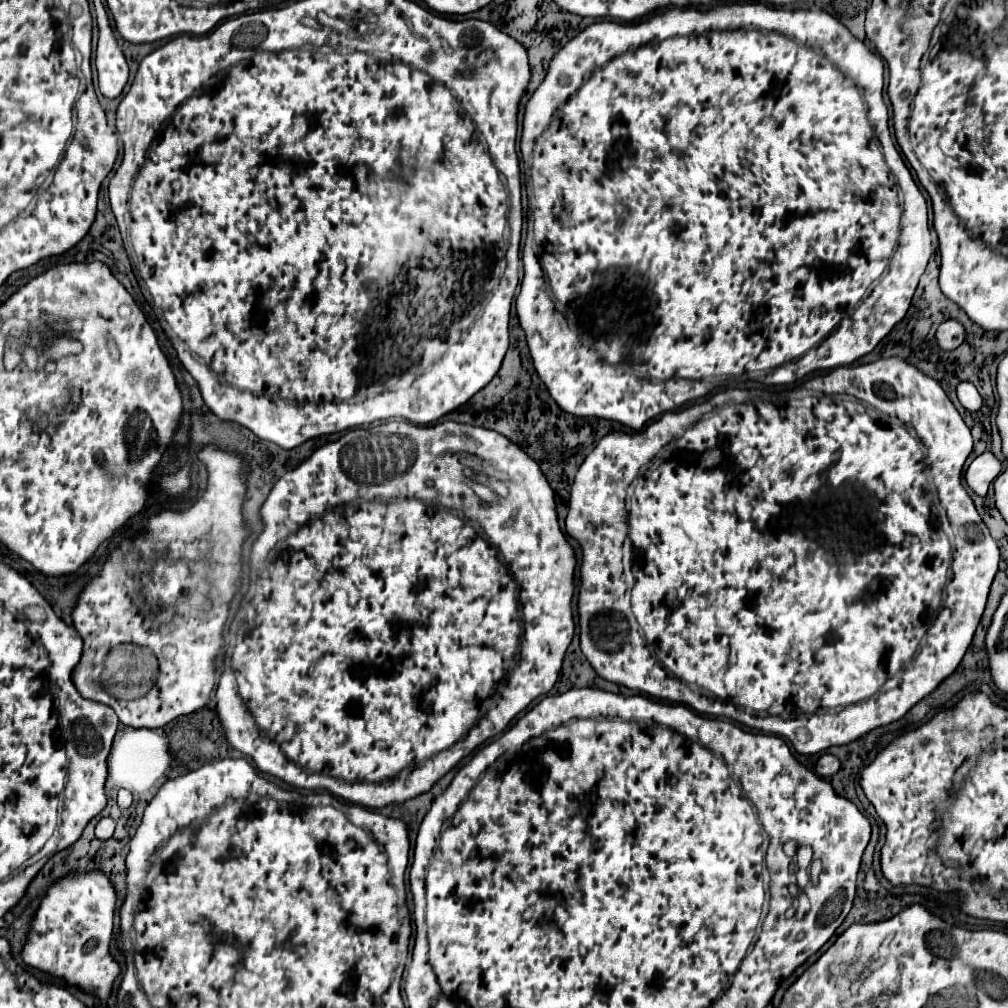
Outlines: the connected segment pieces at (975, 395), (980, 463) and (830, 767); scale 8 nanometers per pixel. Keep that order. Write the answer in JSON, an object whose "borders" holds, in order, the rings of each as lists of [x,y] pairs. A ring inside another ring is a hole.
{"borders":[[[[960,383],[956,387],[956,395],[966,411],[978,411],[982,407],[982,397],[972,383]]],[[[982,453],[966,469],[966,483],[974,493],[984,497],[988,493],[990,483],[1000,475],[1000,471],[1002,463],[992,453]]],[[[830,753],[822,755],[822,757],[818,759],[818,763],[816,763],[816,773],[818,773],[820,777],[832,777],[838,769],[840,769],[840,761],[838,761],[838,757],[834,757],[834,755],[830,755]]]]}

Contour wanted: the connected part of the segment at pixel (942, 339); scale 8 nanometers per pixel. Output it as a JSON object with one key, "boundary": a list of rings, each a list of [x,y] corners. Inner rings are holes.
{"boundary":[[[944,321],[936,331],[936,339],[942,349],[954,351],[964,341],[964,327],[956,321]]]}

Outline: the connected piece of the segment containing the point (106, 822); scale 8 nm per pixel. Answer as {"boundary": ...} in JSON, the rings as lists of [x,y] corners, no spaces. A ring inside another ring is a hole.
{"boundary":[[[104,817],[104,819],[100,819],[98,825],[96,825],[96,837],[102,839],[102,841],[108,839],[108,837],[112,837],[114,827],[116,827],[116,821],[114,821],[112,817]]]}

